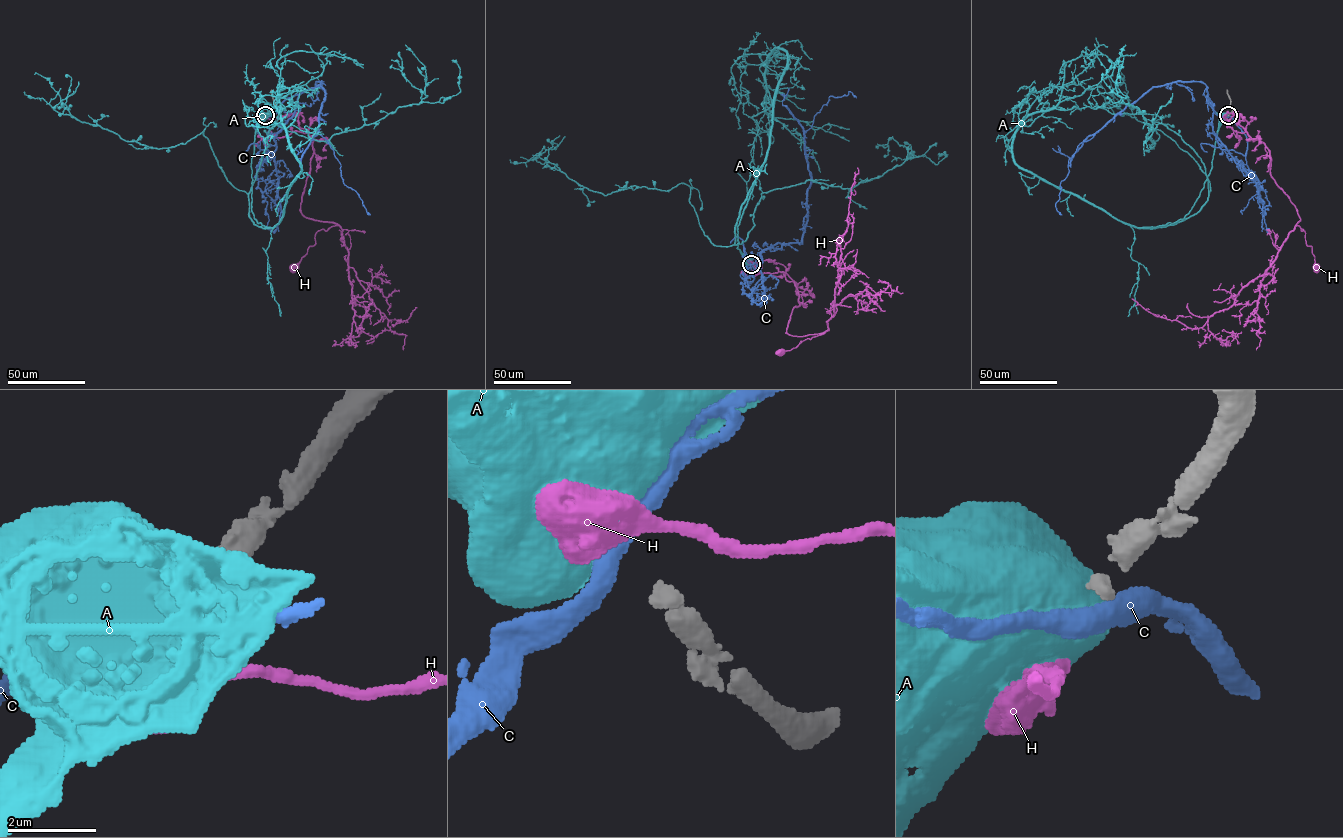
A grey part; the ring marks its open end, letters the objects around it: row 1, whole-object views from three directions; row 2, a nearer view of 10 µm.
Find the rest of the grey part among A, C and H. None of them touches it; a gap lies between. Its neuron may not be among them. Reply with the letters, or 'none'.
none

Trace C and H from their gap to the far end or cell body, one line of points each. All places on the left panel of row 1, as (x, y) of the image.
C: (264, 116), (321, 81), (318, 133), (333, 151), (344, 183), (370, 215)
H: (266, 118), (299, 114), (299, 125), (313, 140), (301, 210), (338, 225), (317, 232), (315, 244), (293, 269)

